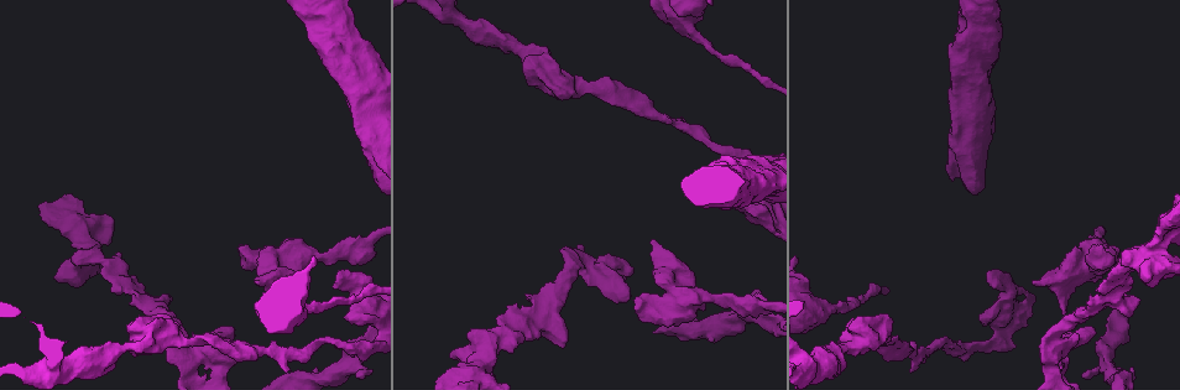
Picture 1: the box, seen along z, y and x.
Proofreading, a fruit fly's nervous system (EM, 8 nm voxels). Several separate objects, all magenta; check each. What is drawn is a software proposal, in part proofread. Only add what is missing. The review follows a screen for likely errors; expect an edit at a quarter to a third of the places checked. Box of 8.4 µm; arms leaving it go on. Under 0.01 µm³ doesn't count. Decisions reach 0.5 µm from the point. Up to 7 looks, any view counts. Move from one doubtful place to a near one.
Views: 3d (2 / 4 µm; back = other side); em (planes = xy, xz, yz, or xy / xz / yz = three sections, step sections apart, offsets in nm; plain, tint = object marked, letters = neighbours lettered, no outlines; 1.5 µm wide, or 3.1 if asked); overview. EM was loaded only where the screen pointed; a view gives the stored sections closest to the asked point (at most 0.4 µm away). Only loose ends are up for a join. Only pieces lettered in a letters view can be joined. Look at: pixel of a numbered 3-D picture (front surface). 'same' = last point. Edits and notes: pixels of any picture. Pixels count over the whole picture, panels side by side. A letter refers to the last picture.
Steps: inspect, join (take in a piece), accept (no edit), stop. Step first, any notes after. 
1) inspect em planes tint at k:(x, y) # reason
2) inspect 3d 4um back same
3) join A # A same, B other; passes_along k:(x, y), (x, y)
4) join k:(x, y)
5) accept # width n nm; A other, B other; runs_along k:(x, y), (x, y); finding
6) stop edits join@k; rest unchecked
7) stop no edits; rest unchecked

inspect 3d 2um at 1:(651, 243) # branch stops here

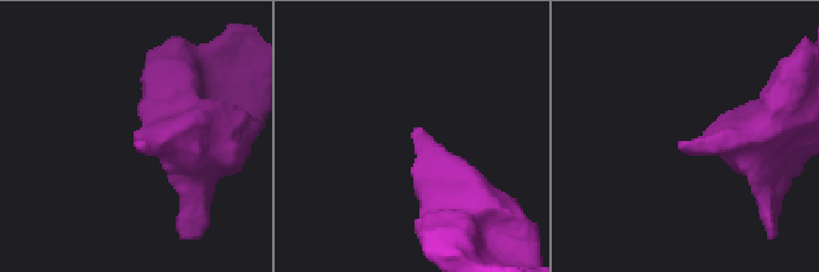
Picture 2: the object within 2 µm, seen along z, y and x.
inspect em planes letters at 2:(136, 147)

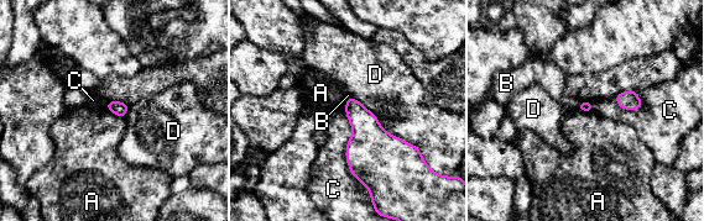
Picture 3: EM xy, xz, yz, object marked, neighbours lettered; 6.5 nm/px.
accept # longest_contact D 600 nm; A other, B other, C other, D other; none of them fits

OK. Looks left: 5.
inspect em xz step 4 tint at 1:(341, 271) # free end

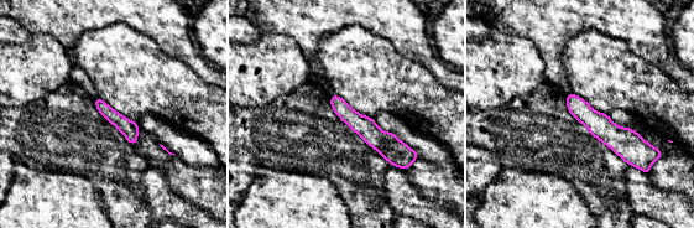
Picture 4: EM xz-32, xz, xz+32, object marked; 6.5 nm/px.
inspect em yz step 4 letters same # cut it another way

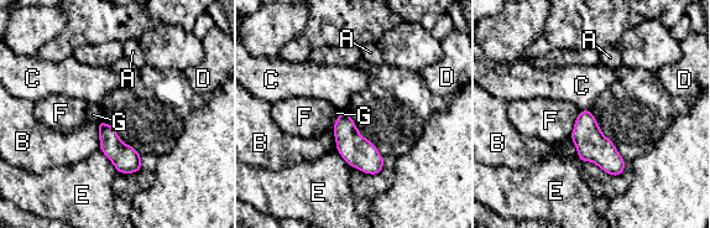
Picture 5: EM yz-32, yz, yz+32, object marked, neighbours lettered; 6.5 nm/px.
accept # A other, B other, C other, D other, E other, F other, G other; border 5:(580, 110), (569, 139); none of them fits

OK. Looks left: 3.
inspect 3d 4um at 1:(168, 302) # free end

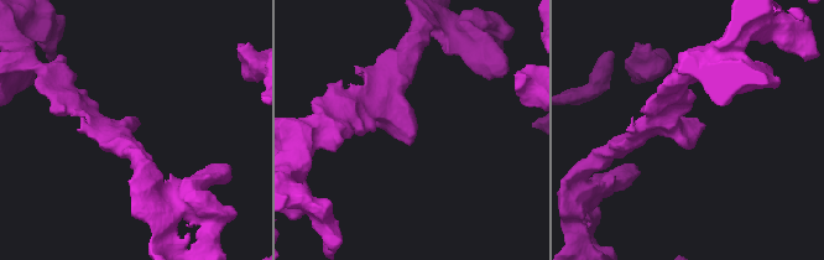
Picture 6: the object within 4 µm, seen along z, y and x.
inspect em planes tint at 6:(136, 126)

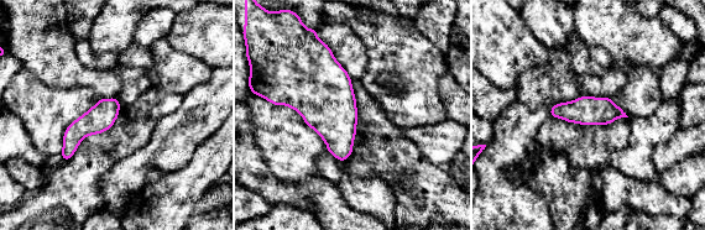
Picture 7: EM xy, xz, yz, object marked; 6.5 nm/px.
inspect em planes letters same # what lies round it

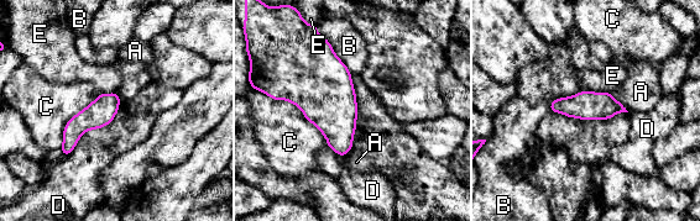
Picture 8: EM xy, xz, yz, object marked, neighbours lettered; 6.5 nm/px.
accept # A other, B other, C other, D other, E other; border 8:(586, 90), (607, 91), (610, 94); none of them fits

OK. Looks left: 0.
stop no edits; rest unchecked

